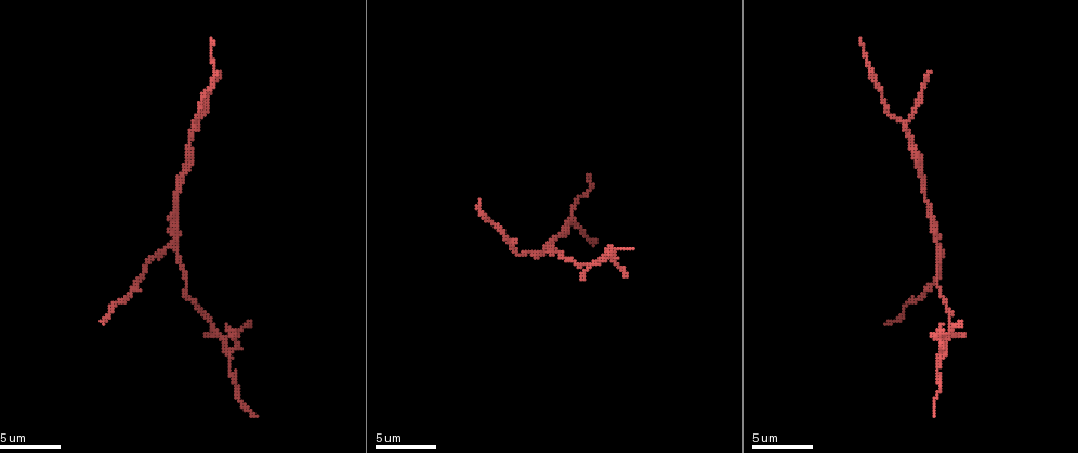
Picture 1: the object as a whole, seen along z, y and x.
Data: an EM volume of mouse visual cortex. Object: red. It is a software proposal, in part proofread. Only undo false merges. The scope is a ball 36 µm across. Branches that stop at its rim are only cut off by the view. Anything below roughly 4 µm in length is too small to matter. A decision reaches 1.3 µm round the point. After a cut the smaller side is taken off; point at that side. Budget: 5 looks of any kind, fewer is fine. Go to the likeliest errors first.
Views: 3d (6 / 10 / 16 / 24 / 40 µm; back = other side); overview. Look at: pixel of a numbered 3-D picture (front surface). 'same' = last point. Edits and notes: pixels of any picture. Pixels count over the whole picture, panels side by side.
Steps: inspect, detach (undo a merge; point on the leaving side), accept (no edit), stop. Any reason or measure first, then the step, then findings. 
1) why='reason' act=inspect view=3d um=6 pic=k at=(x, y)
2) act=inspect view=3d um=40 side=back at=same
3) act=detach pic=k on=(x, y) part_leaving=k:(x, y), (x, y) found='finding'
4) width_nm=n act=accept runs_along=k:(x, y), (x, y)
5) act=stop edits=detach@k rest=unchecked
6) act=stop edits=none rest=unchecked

why='arms part here' act=inspect view=3d um=6 pic=1 at=(936, 245)

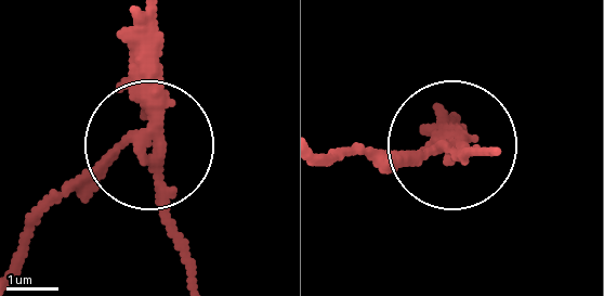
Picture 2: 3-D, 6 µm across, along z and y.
side_arm_um=11 act=detach pic=2 on=(91, 189) part_leaving=2:(142, 141), (107, 154), (42, 218), (16, 270) found='two cells meet here'

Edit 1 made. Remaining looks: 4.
why='redraw' act=inspect view=overview

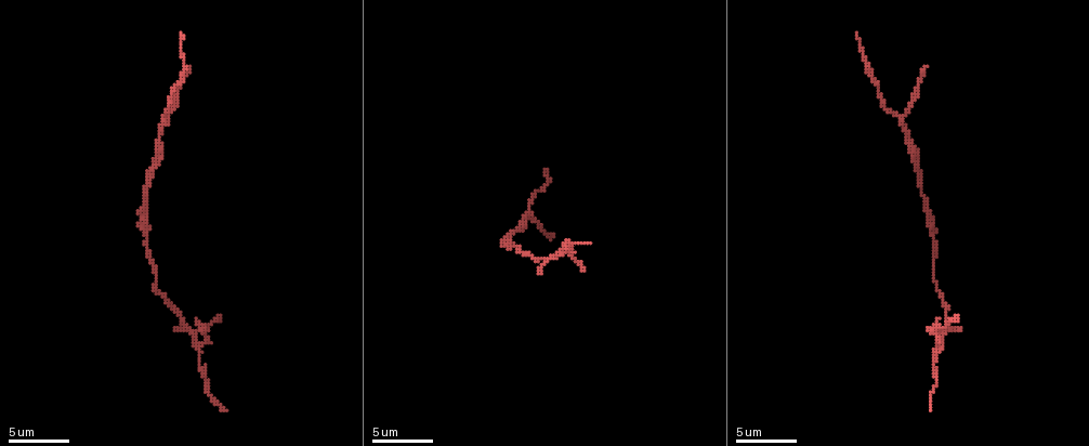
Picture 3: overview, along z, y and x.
why='a fork' act=inspect view=3d um=6 pic=3 at=(904, 114)

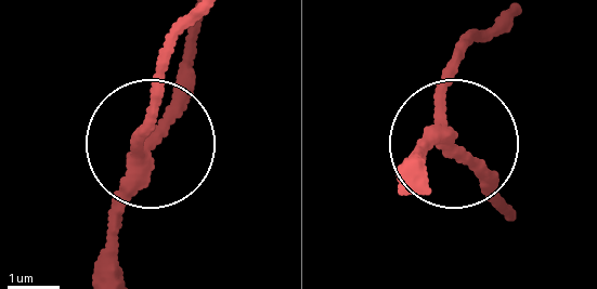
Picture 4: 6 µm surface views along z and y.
act=accept runs_along=4:(402, 185), (445, 138), (501, 198) found='one cell here'

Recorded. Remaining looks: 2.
why='thin arm on a thick one' act=inspect view=3d um=10 pic=3 at=(197, 332)

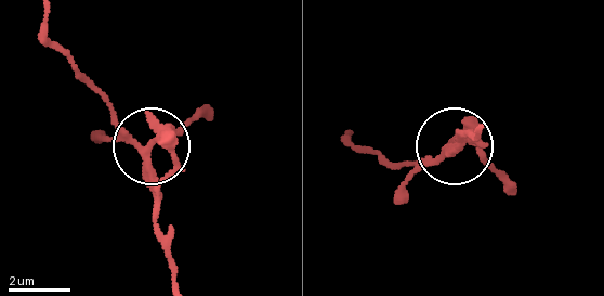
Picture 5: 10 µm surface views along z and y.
arms=5 act=accept found='one cell here'

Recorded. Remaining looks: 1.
act=stop edits=detach@2 rest=unchecked

